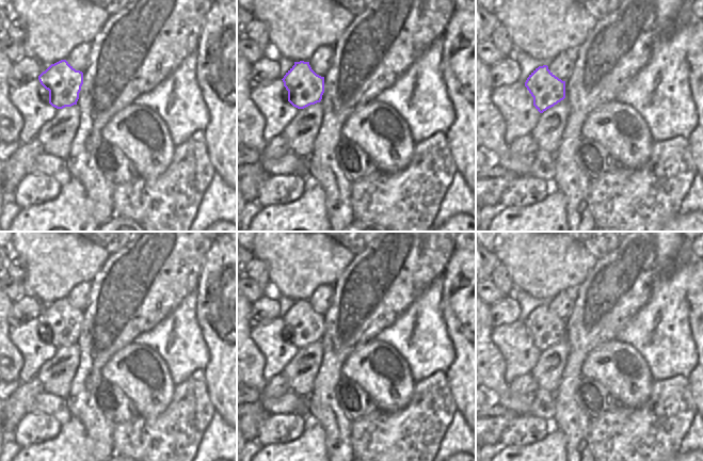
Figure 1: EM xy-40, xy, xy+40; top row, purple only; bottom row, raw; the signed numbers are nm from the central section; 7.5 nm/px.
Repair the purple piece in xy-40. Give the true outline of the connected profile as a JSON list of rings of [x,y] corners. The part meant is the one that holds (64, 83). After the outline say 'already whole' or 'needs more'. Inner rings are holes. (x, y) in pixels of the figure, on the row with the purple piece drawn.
[[[66,60],[51,64],[38,76],[41,84],[49,91],[49,104],[63,109],[77,105],[83,84],[83,73],[76,70]]]; already whole

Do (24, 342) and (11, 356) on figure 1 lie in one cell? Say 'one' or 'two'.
two

